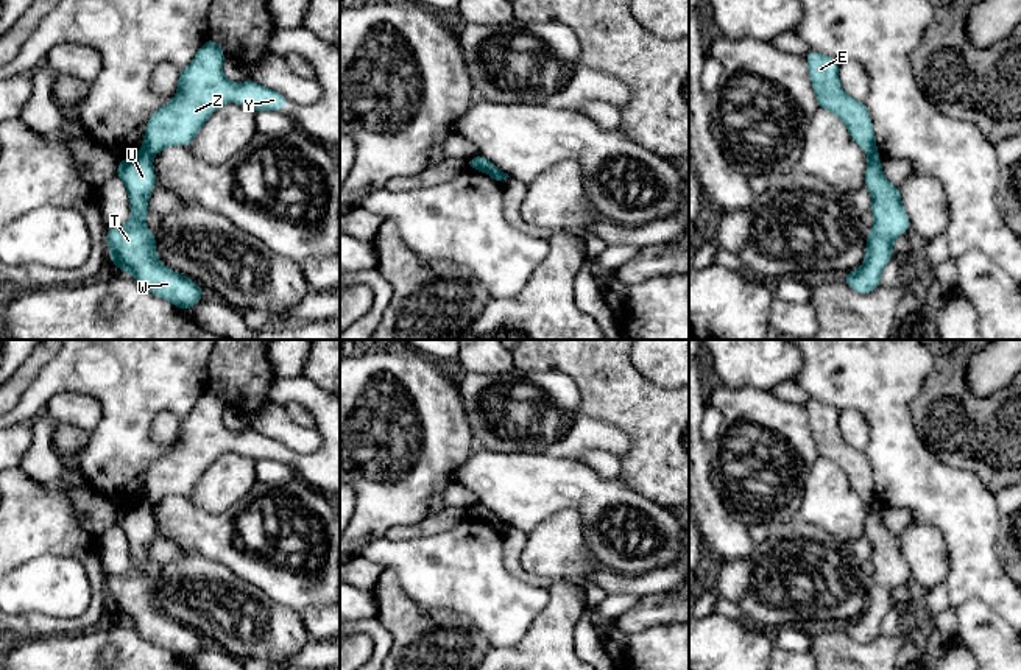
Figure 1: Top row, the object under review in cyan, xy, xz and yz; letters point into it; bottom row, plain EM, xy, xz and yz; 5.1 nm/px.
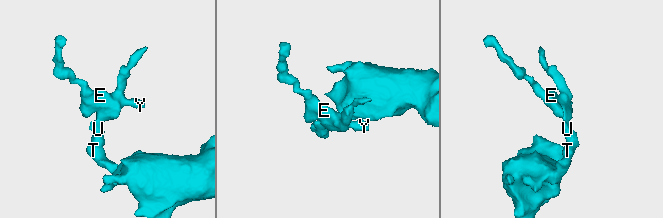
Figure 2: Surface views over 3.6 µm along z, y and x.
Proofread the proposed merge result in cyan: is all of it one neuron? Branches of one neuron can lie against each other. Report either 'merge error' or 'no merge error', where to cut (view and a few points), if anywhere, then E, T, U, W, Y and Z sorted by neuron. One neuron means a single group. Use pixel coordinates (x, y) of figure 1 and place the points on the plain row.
merge error; cut xy (142, 497), (151, 505); groups E Y Z / T U W

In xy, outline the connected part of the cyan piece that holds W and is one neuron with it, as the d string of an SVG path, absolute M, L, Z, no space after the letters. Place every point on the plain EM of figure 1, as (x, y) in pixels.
M142 499L125 506L118 511L115 525L126 534L132 567L106 580L112 614L129 622L143 639L189 661L203 648L203 639L159 611L156 583L145 573L145 564L151 561L148 545L156 538L153 505Z

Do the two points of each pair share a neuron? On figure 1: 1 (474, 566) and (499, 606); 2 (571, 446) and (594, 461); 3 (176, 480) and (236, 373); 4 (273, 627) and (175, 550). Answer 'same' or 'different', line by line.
1: same
2: different
3: different
4: different

